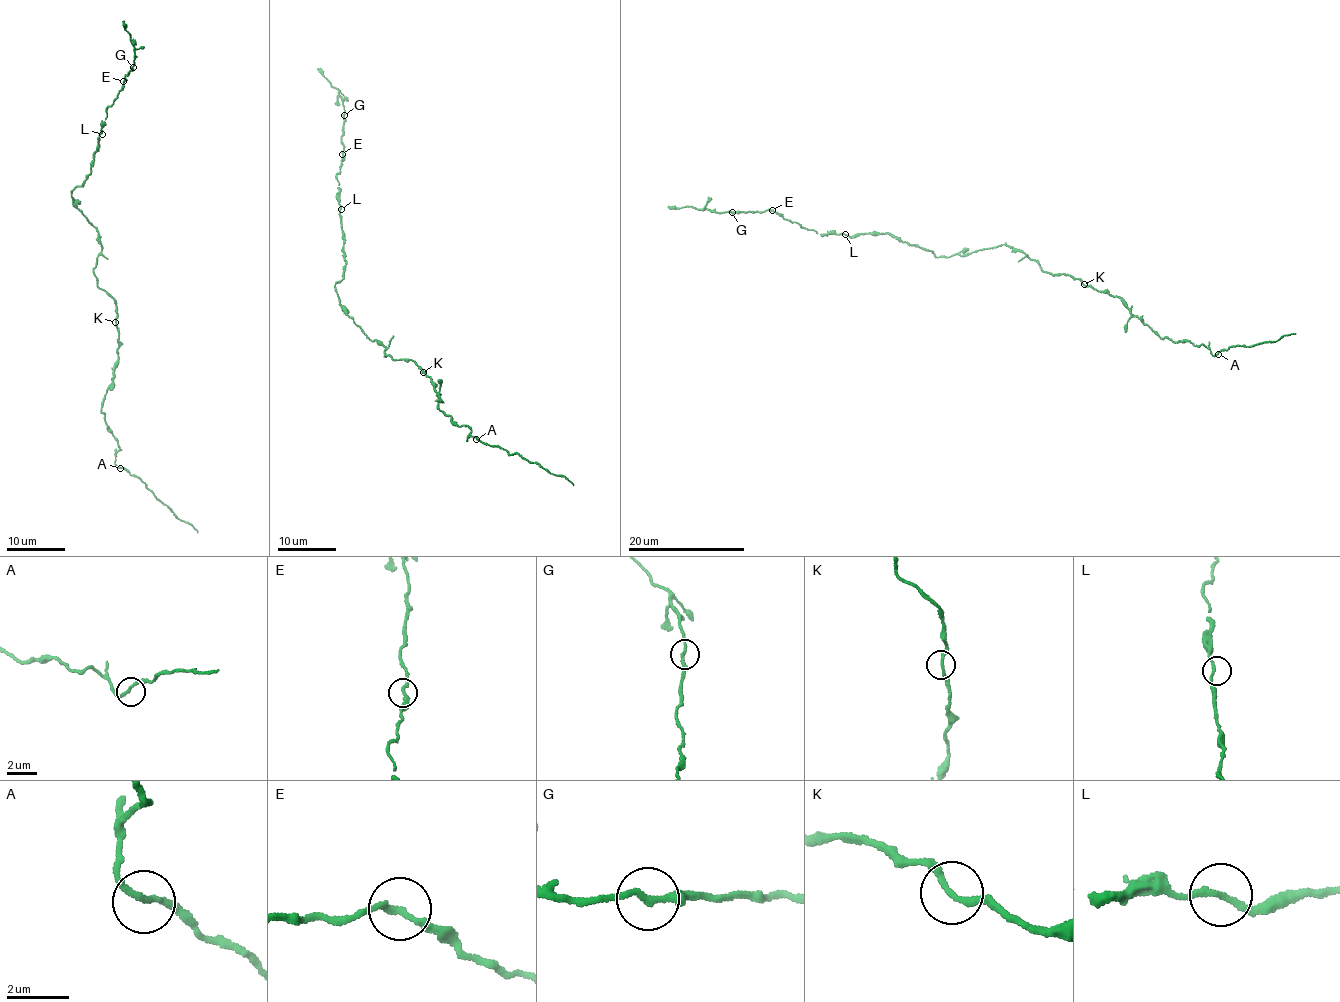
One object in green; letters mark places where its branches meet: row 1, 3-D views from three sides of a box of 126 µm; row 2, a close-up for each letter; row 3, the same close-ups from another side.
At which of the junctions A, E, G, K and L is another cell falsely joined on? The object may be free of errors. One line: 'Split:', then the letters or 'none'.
Split: none

